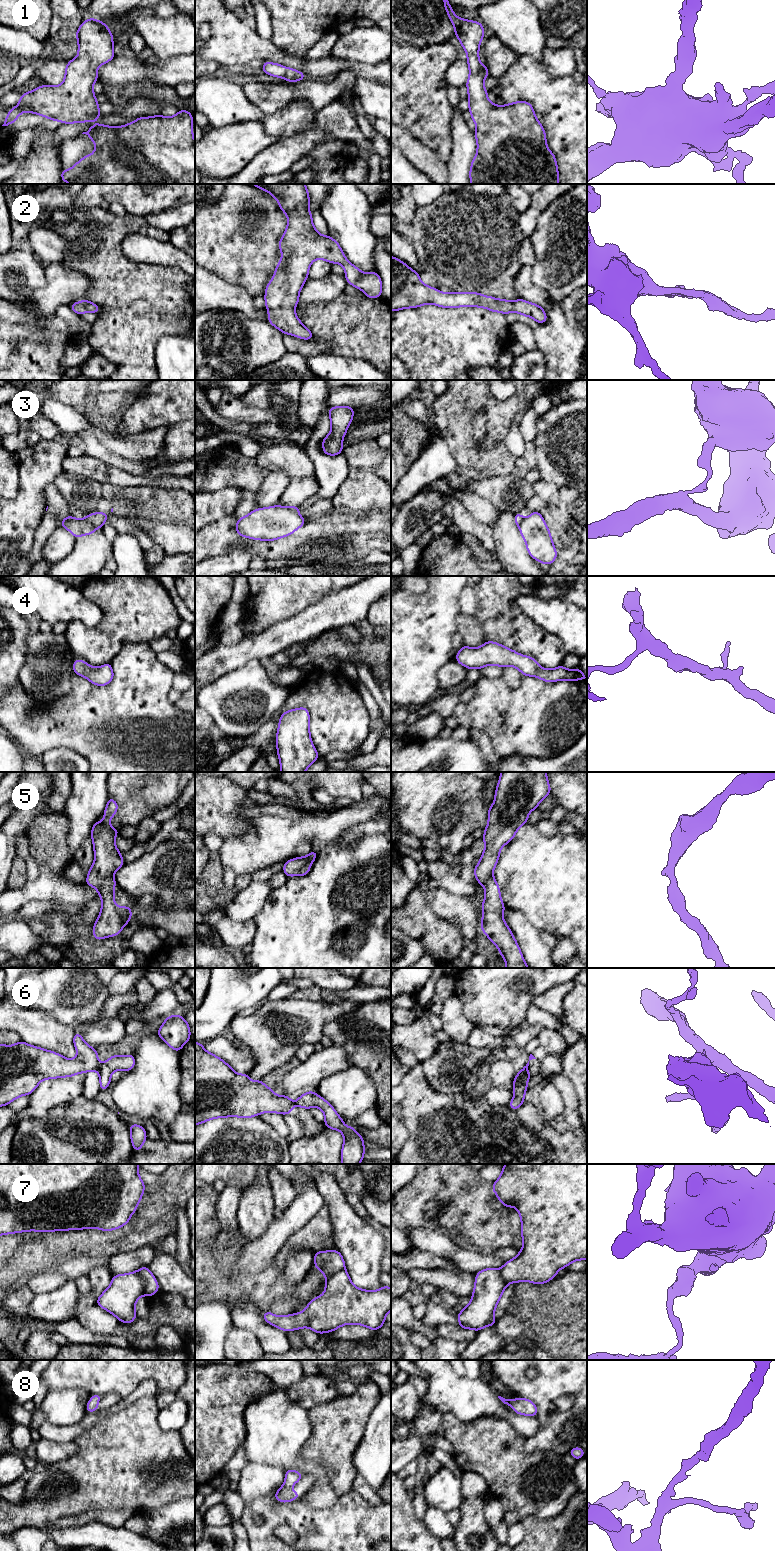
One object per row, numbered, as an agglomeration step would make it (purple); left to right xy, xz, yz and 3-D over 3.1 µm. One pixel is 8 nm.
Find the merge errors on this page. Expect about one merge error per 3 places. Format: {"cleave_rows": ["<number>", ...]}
{"cleave_rows": ["3", "6", "7"]}

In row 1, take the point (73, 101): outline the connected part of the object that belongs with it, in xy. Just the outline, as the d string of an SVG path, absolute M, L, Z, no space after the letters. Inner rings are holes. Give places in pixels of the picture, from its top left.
M89 18L76 31L78 56L66 64L60 86L44 84L22 93L19 103L8 112L2 126L13 124L20 114L35 113L65 124L97 120L102 114L93 92L97 70L114 57L113 36L108 25Z

